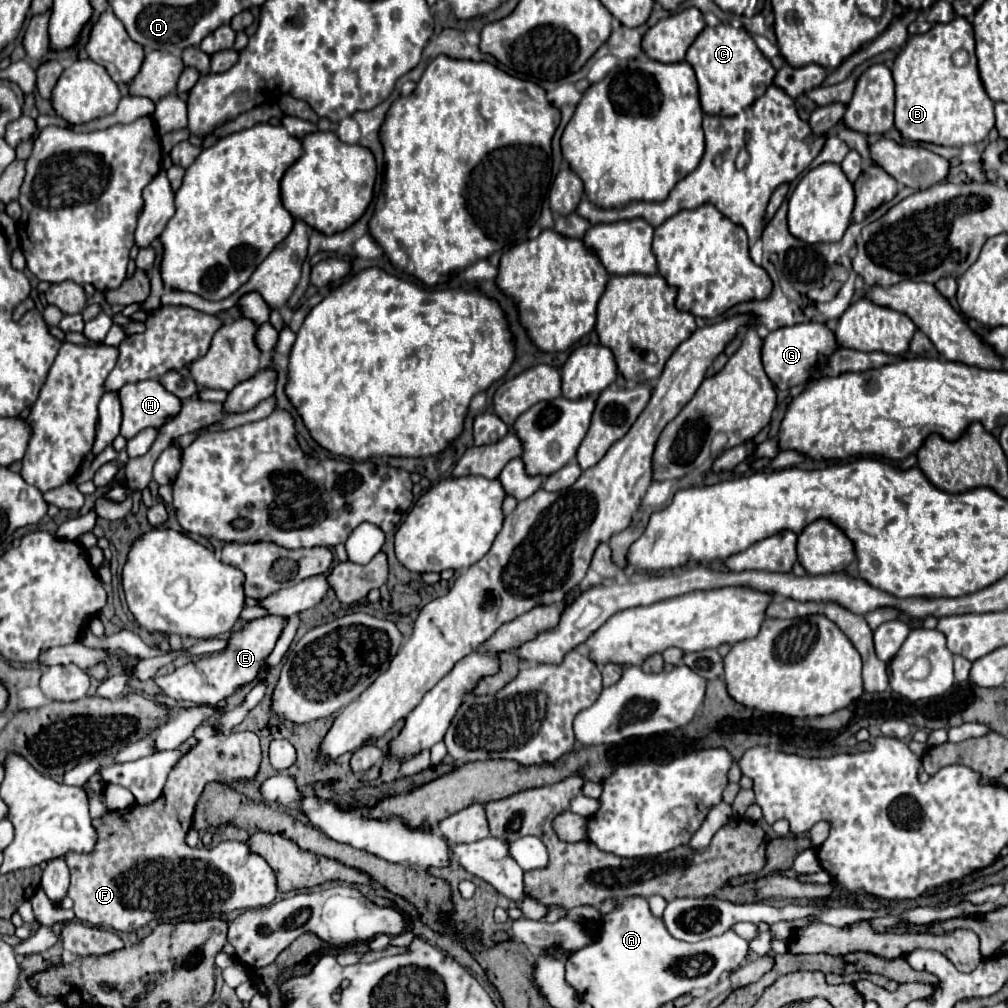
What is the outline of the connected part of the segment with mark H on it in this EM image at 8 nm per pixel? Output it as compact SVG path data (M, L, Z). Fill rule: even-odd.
M158 380L126 384L120 392L122 426L120 434L130 440L144 428L162 428L180 412L180 398L168 392Z

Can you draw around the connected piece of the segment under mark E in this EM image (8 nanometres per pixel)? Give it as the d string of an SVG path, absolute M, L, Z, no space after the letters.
M262 616L262 618L250 620L244 628L230 634L226 648L220 654L188 662L170 674L154 676L152 680L160 686L160 690L166 696L174 700L186 700L196 706L216 706L228 696L232 696L238 688L256 682L258 676L264 678L262 672L270 672L266 658L274 650L274 644L280 638L286 622L288 618L282 618L282 616Z

